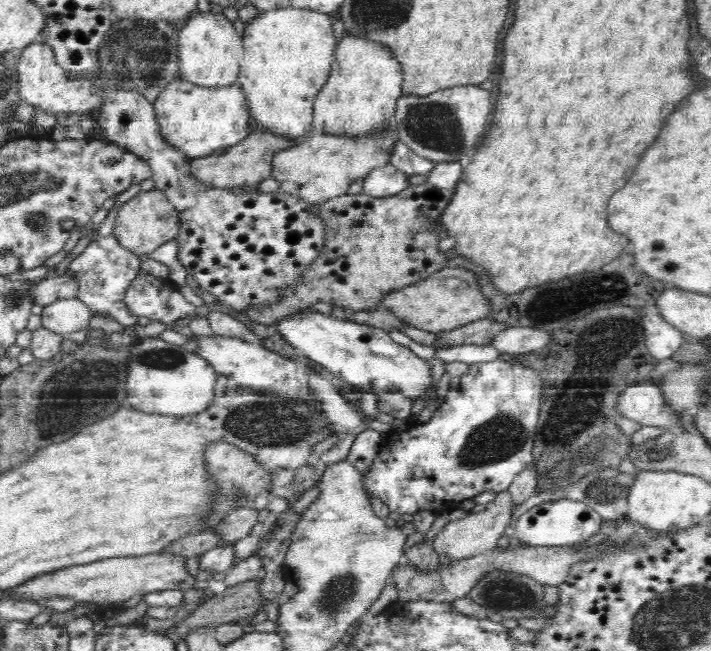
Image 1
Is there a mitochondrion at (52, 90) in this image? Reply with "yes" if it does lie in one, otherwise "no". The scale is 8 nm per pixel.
no

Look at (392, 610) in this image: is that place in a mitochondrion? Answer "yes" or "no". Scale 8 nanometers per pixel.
no

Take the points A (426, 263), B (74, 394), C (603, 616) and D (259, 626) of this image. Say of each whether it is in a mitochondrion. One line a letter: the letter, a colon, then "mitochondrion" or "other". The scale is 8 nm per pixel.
A: other
B: mitochondrion
C: other
D: other

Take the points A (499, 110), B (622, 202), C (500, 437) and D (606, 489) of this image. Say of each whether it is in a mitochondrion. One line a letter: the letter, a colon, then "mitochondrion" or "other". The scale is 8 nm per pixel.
A: other
B: other
C: mitochondrion
D: mitochondrion

